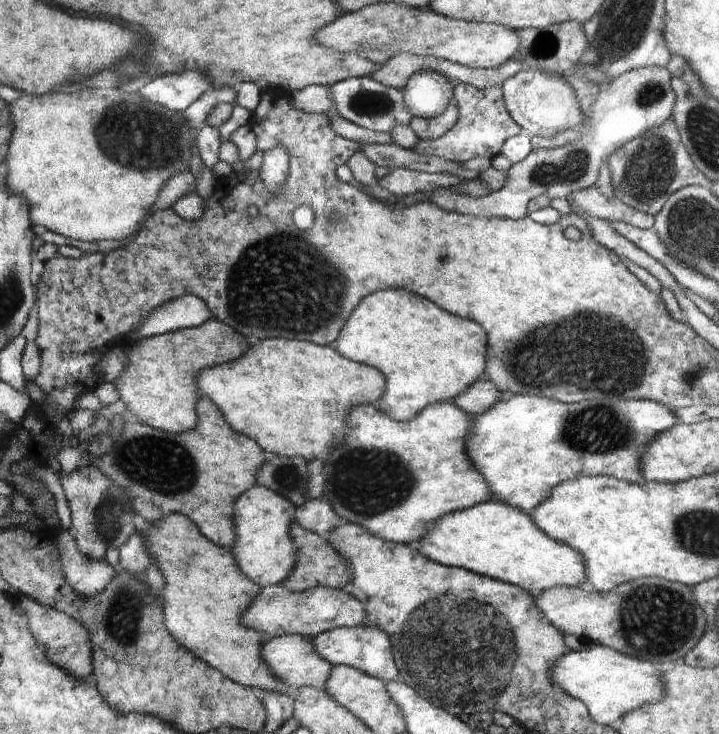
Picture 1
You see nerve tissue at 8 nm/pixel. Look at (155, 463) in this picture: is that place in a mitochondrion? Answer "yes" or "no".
yes

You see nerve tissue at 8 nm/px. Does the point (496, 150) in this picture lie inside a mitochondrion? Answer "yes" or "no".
no

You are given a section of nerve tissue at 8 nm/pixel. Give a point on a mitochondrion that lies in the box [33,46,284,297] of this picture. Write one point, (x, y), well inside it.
(139, 138)

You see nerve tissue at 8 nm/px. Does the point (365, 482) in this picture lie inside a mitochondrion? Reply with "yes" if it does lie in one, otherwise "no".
yes

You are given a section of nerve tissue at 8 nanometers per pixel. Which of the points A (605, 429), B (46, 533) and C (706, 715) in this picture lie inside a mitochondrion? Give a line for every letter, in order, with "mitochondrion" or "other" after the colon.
A: mitochondrion
B: other
C: other

